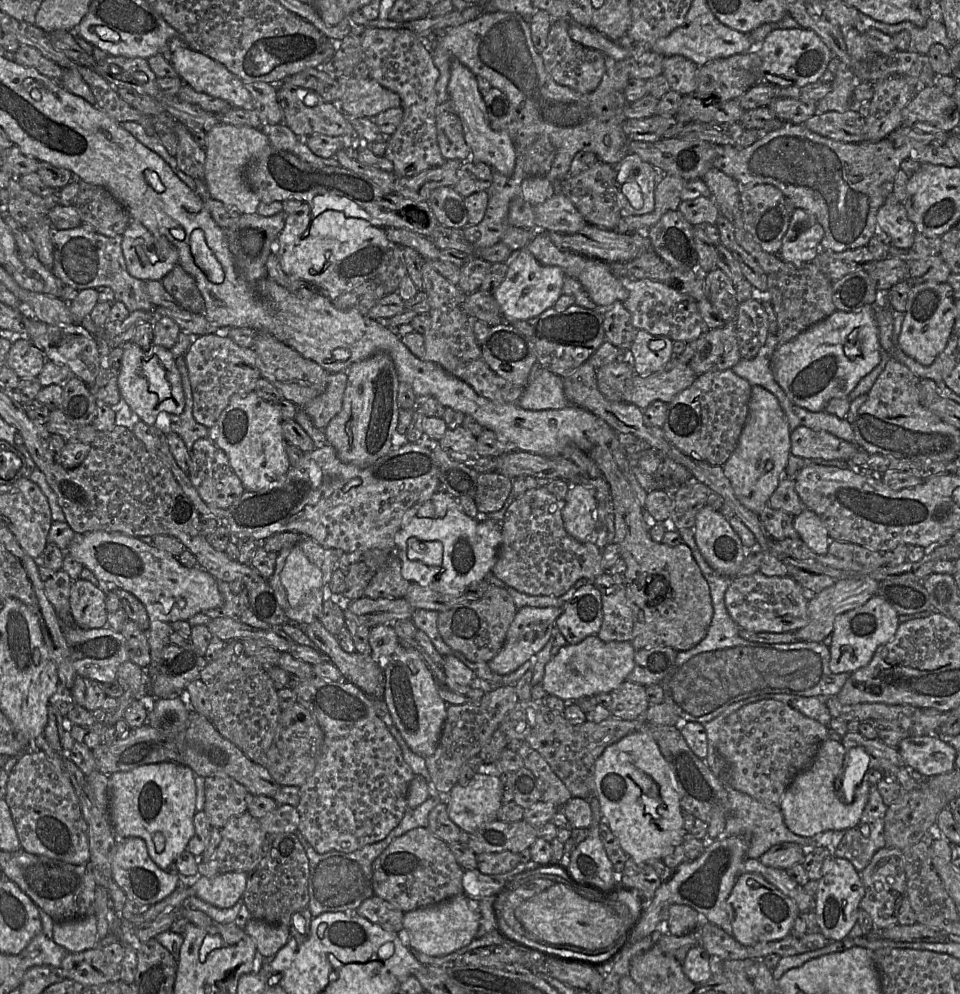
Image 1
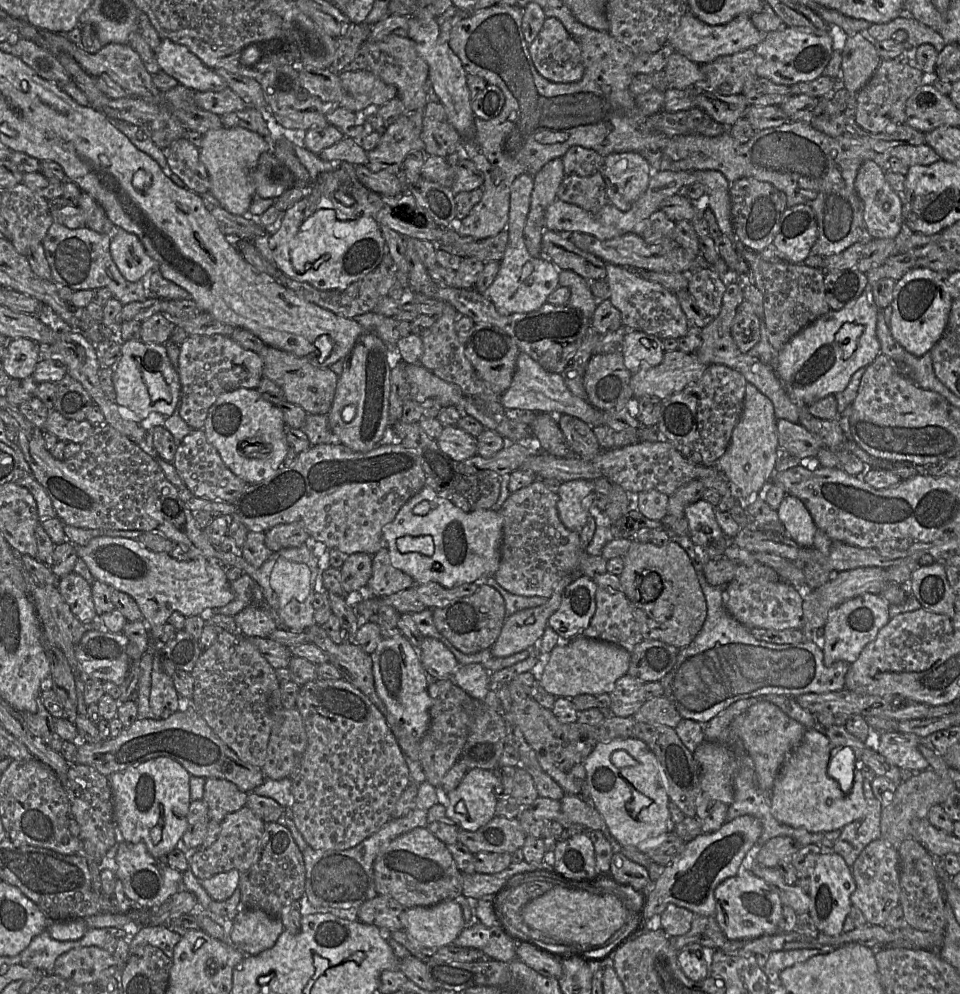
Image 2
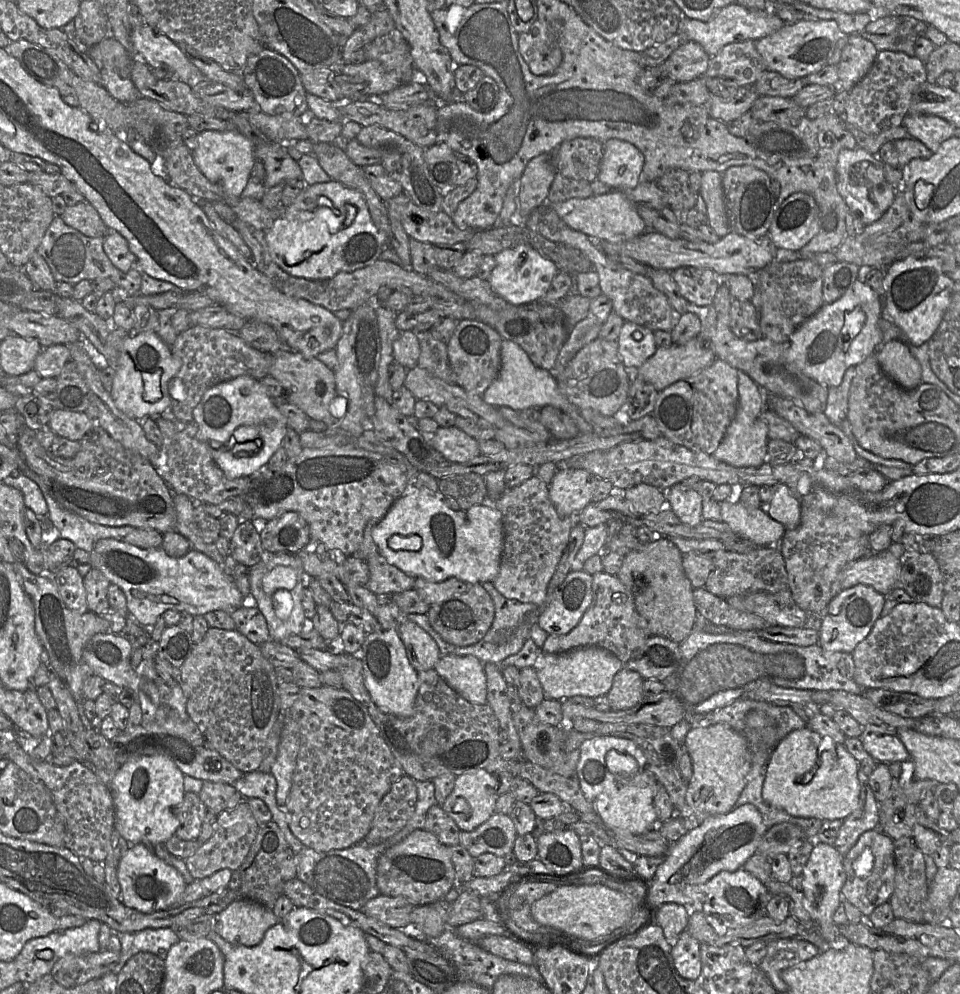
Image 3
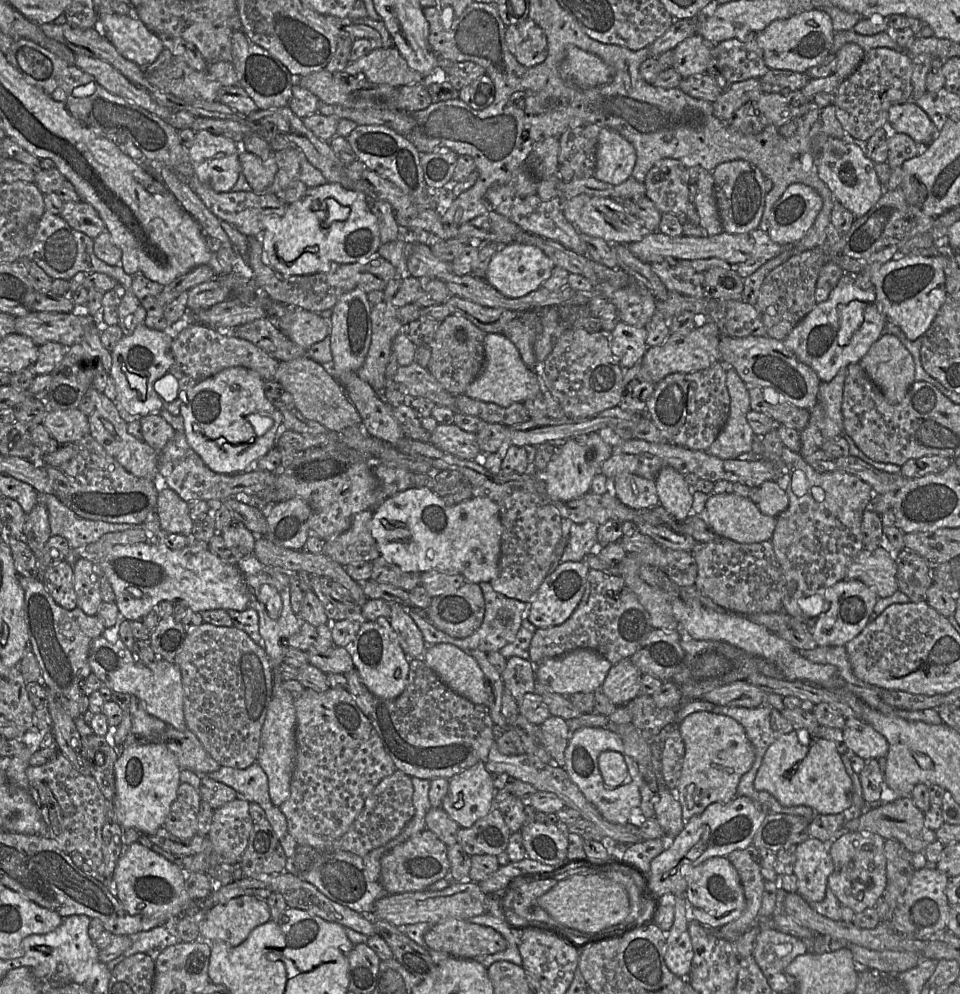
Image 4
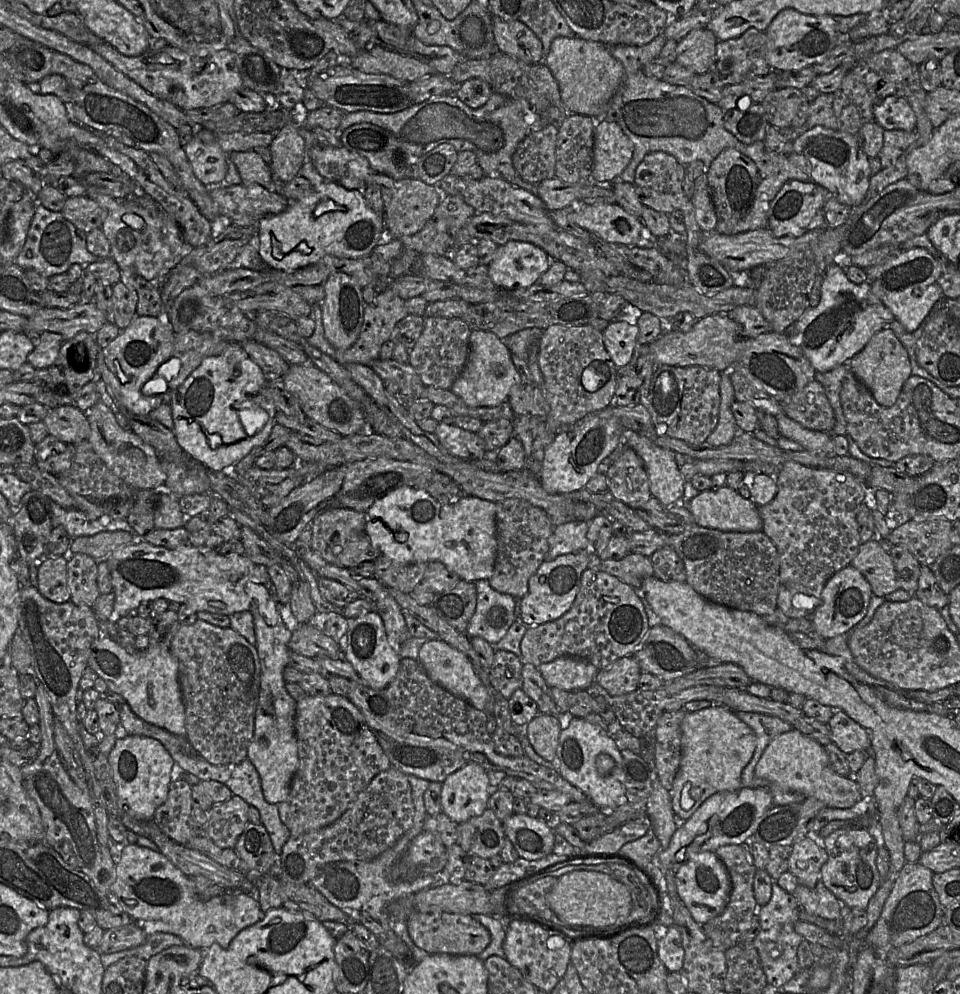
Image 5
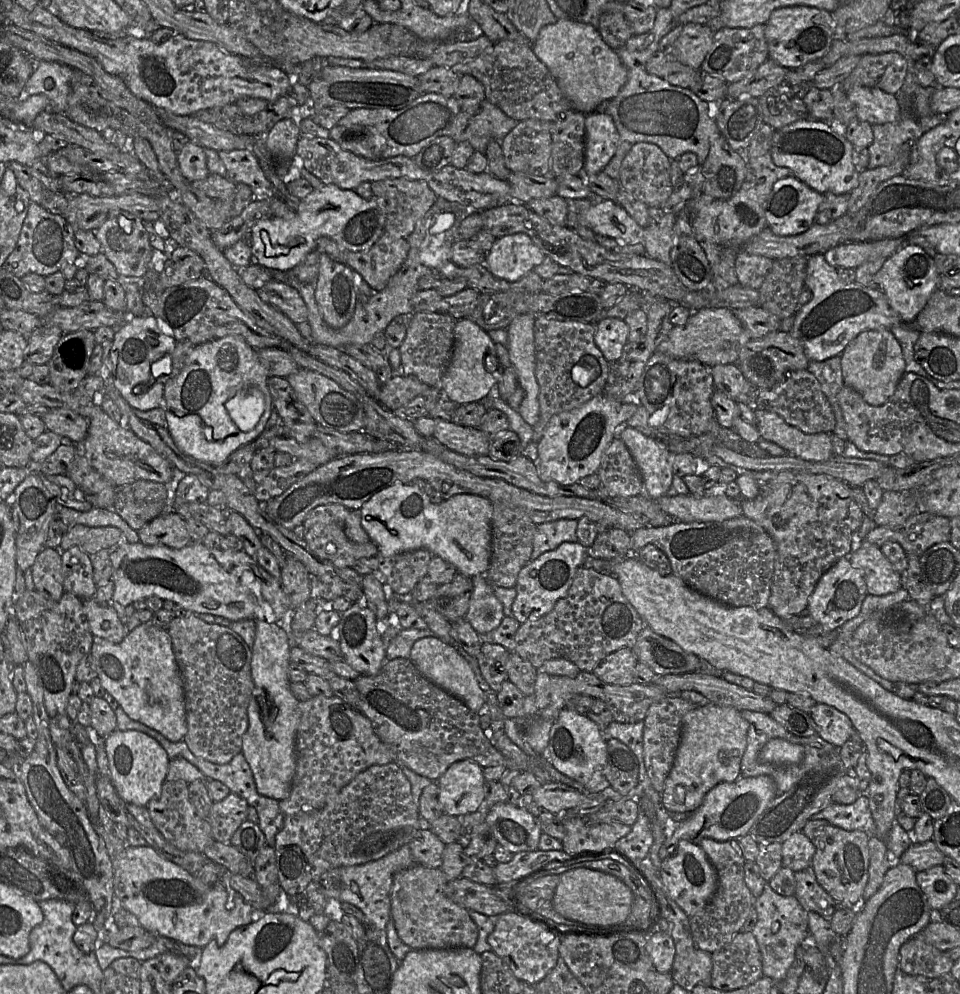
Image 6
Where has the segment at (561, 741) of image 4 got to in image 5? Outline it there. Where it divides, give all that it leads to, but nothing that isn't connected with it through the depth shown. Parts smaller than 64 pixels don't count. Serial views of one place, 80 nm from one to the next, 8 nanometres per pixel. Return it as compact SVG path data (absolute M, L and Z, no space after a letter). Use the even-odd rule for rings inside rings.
M538 714L525 726L526 736L534 750L551 762L556 757L560 732L569 723L568 716L570 714L562 714L562 717Z

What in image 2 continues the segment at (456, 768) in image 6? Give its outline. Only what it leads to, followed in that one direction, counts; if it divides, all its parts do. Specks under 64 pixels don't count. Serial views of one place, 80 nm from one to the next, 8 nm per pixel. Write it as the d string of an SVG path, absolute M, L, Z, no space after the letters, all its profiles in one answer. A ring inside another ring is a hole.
M471 769L460 784L448 793L447 816L460 829L476 831L495 815L500 799L500 777L495 771Z

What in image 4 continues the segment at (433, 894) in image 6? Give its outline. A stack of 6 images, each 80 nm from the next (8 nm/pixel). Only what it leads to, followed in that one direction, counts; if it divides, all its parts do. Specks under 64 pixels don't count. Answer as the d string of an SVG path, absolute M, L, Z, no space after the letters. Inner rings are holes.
M447 919L433 925L424 941L429 949L463 959L495 954L507 948L504 937L492 928L461 919Z

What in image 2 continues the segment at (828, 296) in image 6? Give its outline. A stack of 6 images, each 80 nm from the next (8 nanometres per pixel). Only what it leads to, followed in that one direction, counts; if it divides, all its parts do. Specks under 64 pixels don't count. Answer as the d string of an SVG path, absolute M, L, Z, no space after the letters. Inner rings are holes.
M866 291L840 310L830 310L793 336L777 354L777 375L790 398L809 405L842 392L853 374L871 364L881 353L877 338L880 309L872 292Z

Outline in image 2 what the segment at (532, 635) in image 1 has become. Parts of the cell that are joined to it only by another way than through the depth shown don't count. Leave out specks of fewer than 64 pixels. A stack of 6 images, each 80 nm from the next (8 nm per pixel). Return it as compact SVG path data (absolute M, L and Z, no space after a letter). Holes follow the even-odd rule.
M574 571L557 583L545 604L507 617L497 641L490 649L493 656L504 658L533 648L548 626L548 619L559 608L565 588L583 575L581 571Z

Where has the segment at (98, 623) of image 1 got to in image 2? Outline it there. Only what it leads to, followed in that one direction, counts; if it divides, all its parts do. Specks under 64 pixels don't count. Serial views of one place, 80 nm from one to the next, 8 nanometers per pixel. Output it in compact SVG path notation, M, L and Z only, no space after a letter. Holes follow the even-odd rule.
M75 572L67 574L58 579L56 587L71 612L81 622L99 622L92 598L91 584L82 576Z

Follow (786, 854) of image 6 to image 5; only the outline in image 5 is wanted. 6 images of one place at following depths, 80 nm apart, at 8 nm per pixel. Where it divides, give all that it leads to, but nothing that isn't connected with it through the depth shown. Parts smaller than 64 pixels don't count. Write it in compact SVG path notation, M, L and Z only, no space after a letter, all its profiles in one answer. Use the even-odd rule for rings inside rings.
M809 832L805 838L792 844L788 872L797 878L798 883L813 888L821 880L821 867L827 859L819 838Z

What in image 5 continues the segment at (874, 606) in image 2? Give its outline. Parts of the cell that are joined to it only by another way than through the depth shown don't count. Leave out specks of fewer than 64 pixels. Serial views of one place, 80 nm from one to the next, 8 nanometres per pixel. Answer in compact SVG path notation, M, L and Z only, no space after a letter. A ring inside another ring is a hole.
M851 565L841 569L827 581L820 596L820 604L810 613L814 629L825 640L854 630L865 616L872 596L869 583L857 569Z

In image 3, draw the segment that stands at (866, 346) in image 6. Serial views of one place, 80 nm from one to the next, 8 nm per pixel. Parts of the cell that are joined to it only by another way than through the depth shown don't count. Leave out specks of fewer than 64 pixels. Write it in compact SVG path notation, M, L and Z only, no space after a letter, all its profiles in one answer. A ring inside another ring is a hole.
M901 340L882 343L876 357L883 372L902 388L912 389L922 383L920 364Z

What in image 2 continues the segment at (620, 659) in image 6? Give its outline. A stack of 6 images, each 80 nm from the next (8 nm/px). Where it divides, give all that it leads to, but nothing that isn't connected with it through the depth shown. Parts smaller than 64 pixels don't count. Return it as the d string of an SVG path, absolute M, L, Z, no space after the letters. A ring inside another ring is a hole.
M628 674L620 677L610 694L609 712L619 717L632 717L647 700L642 680Z

